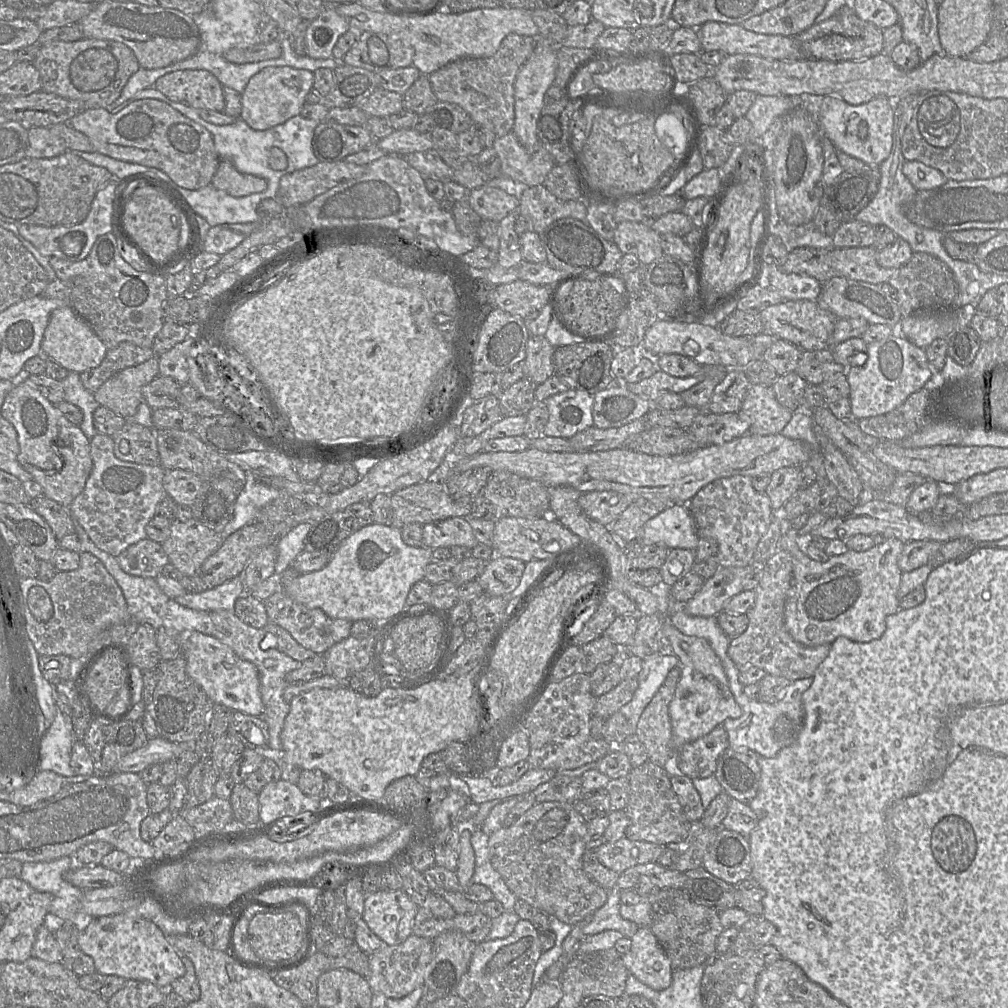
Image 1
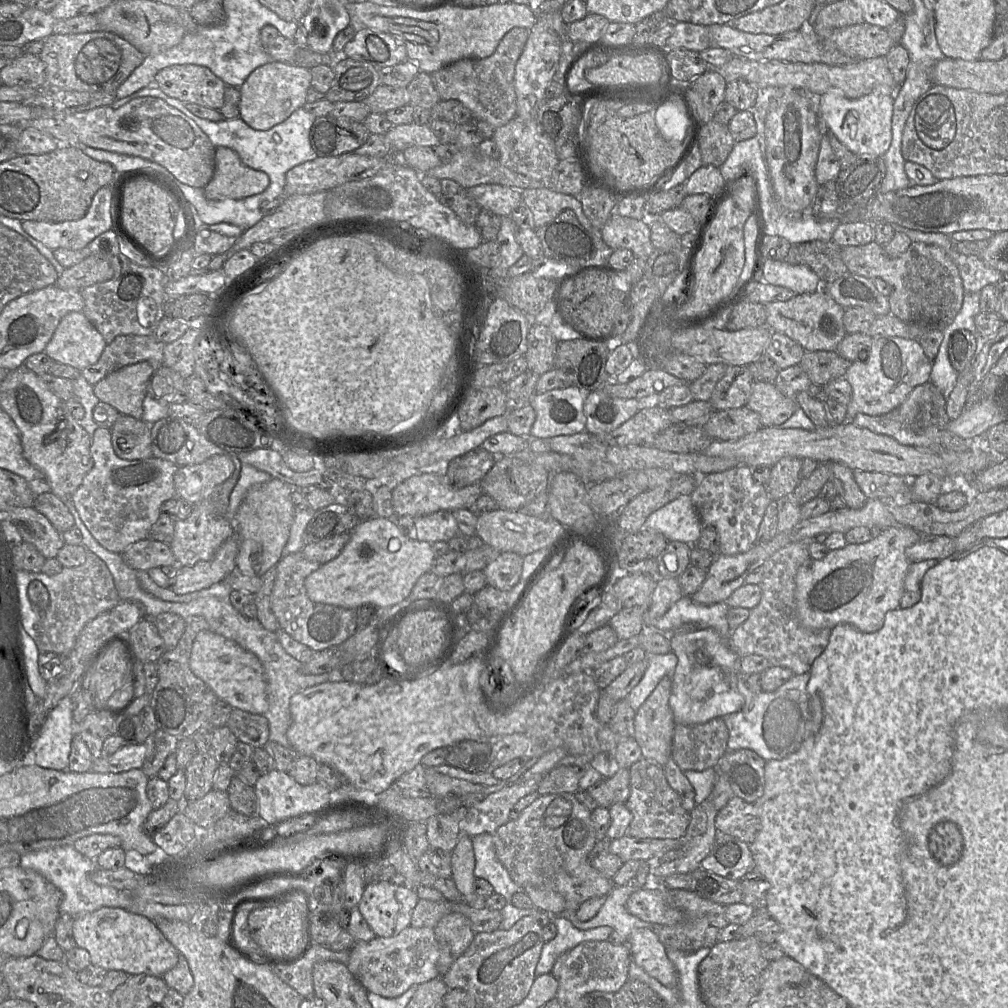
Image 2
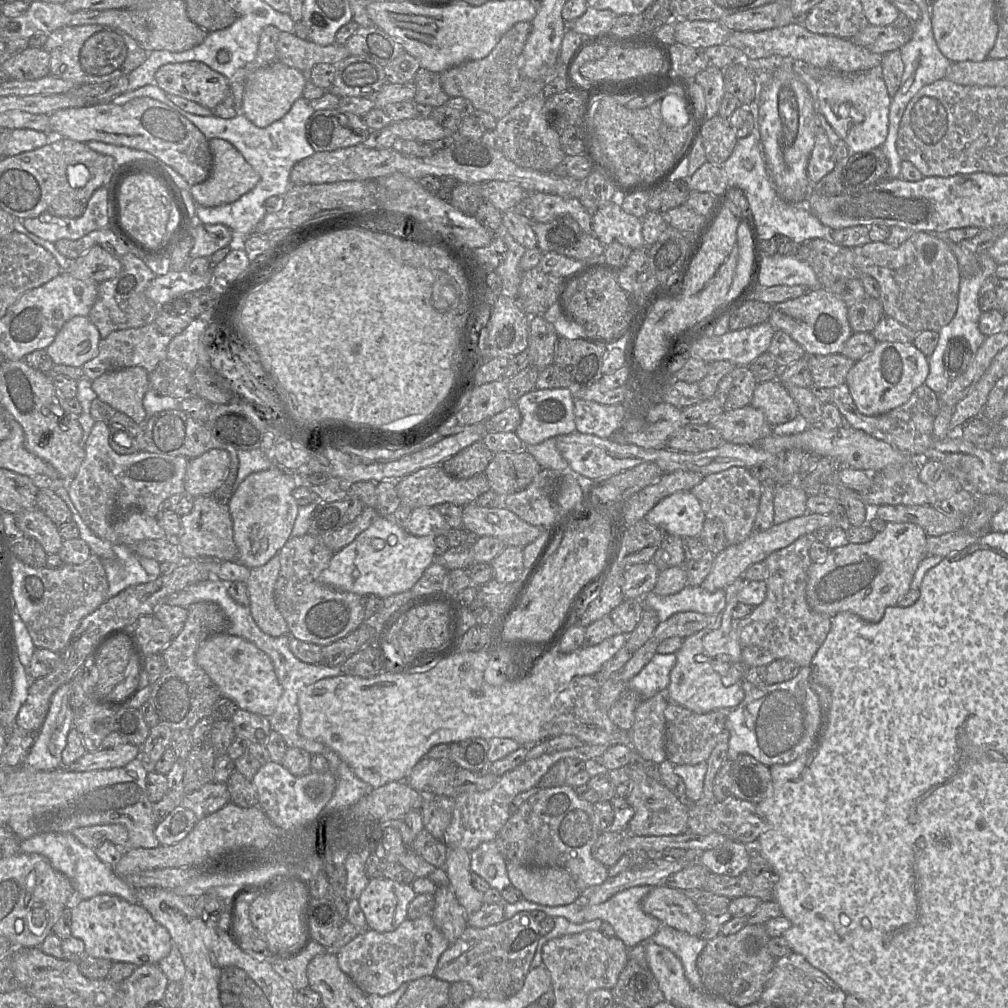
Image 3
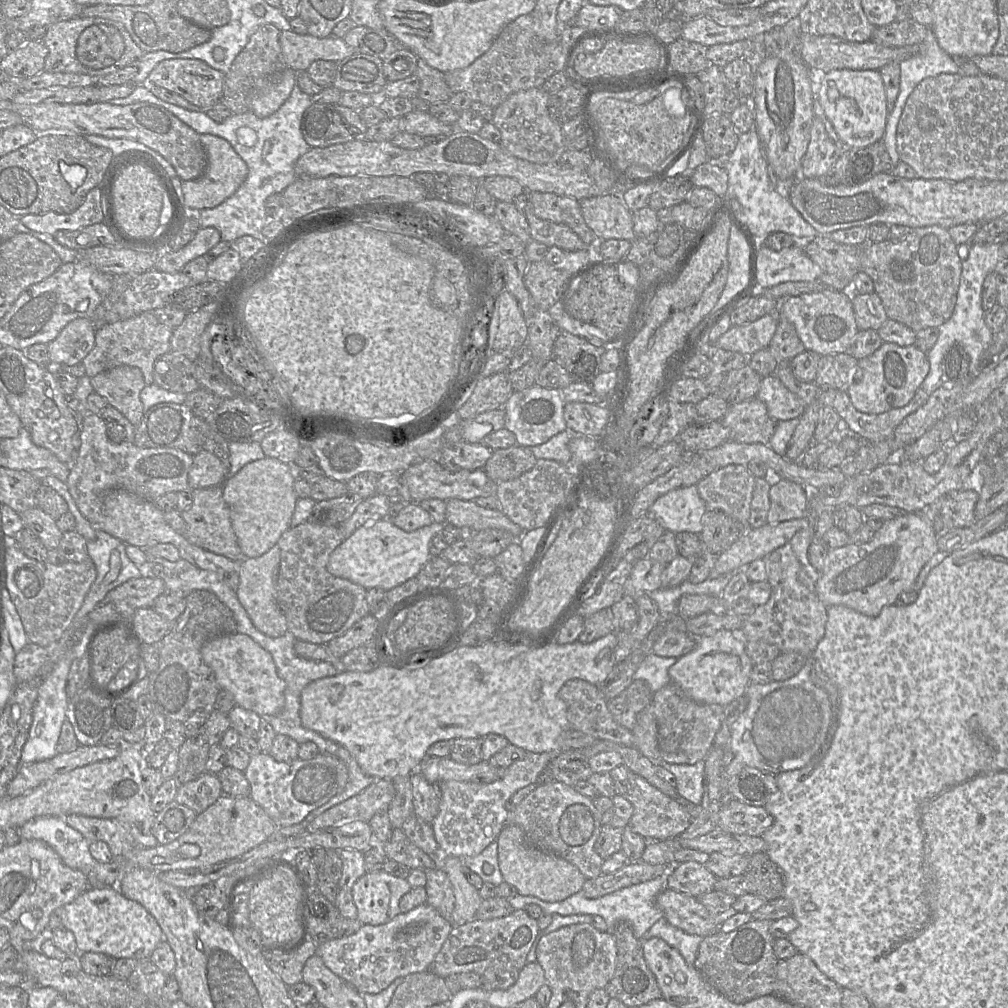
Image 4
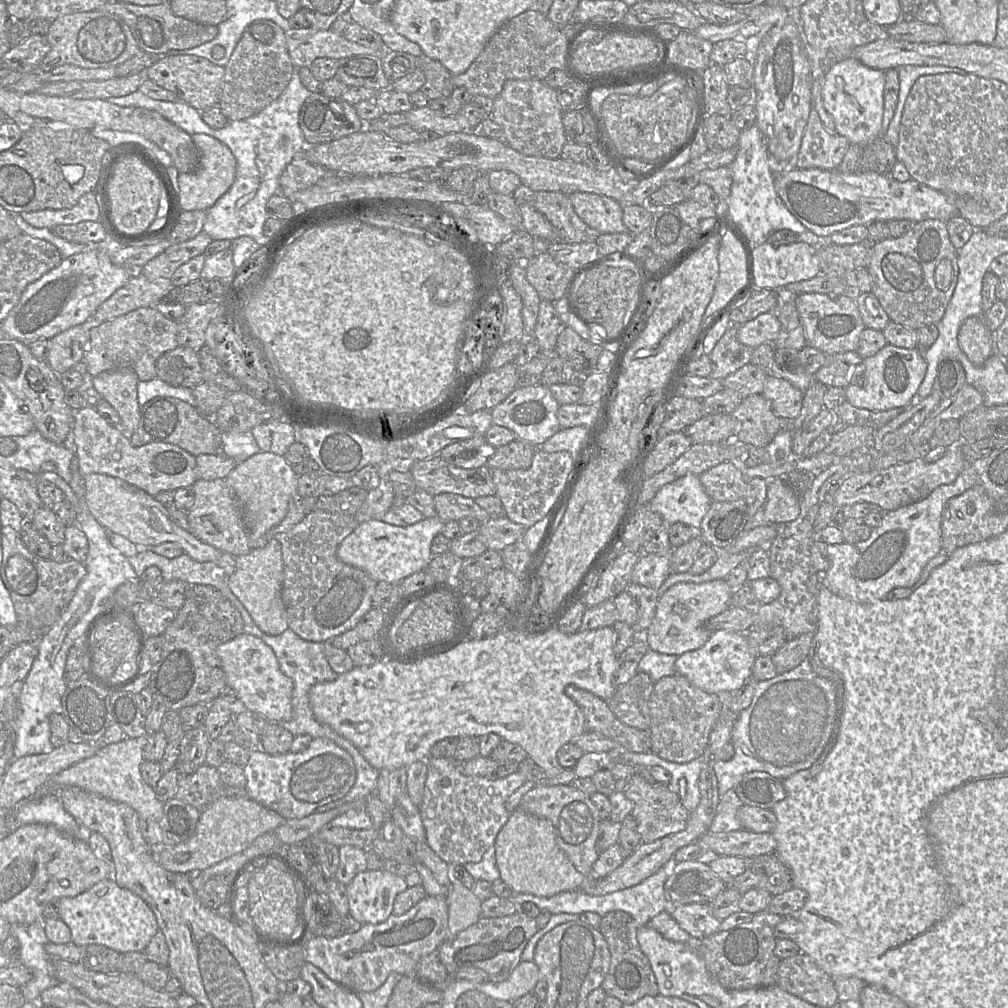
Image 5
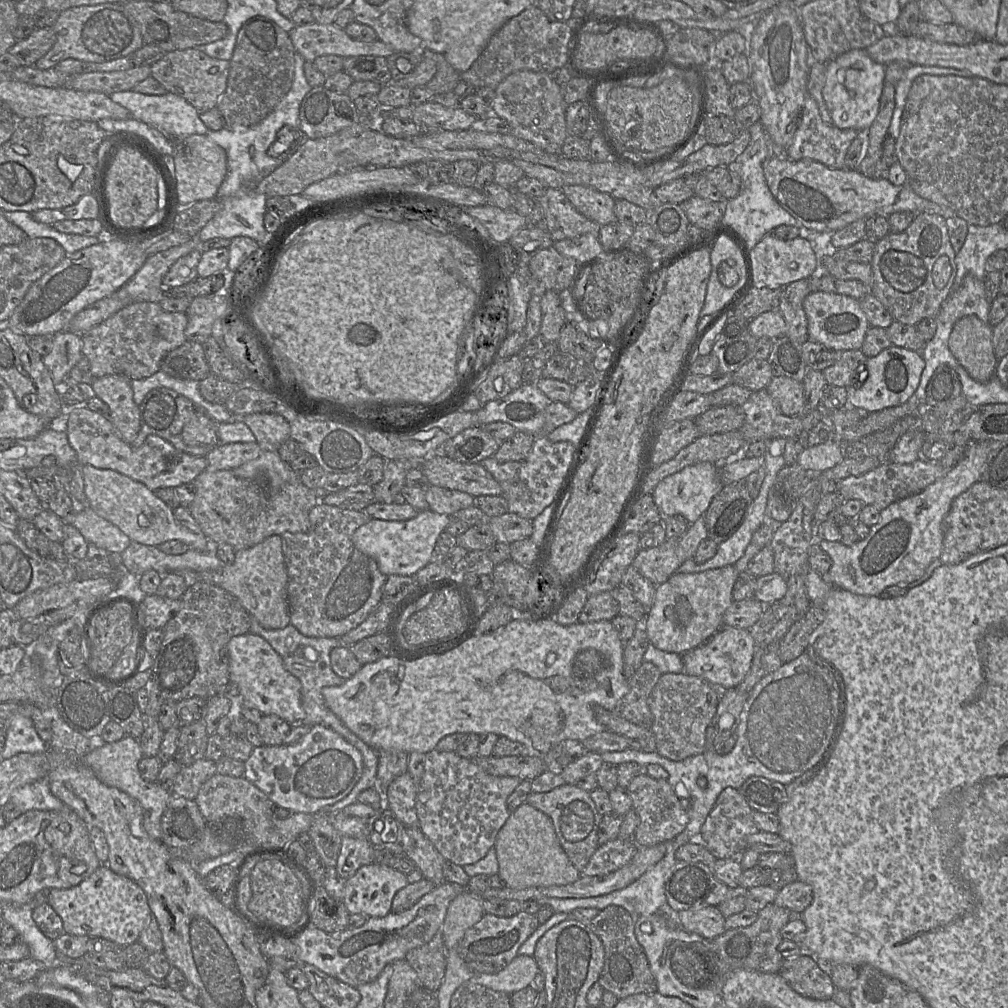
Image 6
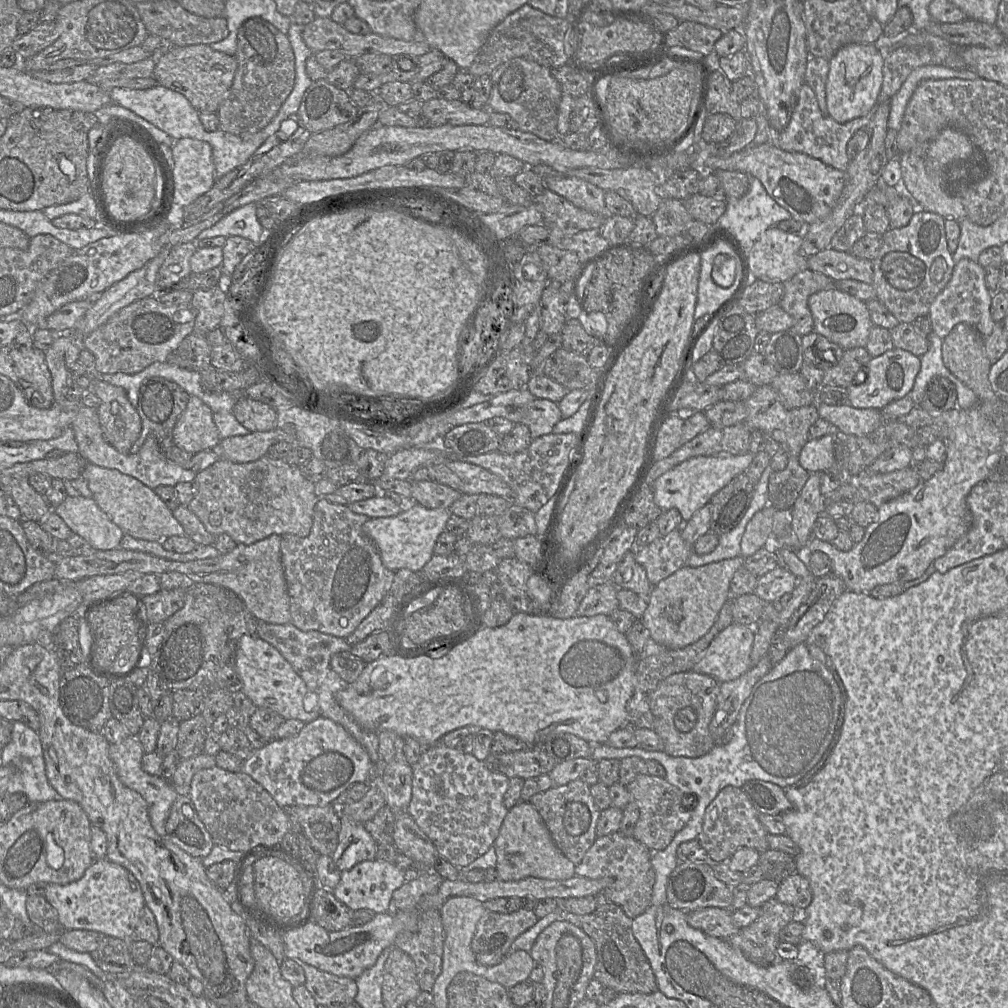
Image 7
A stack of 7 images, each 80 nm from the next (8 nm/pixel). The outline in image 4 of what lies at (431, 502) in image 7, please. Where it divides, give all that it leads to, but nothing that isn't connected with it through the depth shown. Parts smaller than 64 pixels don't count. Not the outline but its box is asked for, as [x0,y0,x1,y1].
[446,499,524,540]

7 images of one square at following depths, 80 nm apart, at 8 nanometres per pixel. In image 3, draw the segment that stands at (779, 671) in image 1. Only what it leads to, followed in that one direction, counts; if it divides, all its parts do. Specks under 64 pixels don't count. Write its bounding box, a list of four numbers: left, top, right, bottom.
[735,534,831,667]

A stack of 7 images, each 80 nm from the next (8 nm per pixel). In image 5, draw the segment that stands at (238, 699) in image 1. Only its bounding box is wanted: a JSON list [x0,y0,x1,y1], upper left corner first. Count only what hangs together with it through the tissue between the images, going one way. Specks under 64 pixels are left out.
[216,633,293,723]

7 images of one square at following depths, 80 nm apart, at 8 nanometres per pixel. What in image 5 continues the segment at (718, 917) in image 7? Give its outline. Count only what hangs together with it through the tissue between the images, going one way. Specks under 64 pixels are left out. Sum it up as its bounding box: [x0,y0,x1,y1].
[668,903,721,940]

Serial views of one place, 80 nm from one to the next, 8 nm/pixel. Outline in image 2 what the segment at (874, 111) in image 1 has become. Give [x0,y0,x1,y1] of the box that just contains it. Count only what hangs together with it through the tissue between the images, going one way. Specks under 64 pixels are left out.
[820,86,895,156]

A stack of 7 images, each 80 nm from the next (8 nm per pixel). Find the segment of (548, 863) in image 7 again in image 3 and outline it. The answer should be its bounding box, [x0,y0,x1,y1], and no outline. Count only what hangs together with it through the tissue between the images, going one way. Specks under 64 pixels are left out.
[506,861,581,907]

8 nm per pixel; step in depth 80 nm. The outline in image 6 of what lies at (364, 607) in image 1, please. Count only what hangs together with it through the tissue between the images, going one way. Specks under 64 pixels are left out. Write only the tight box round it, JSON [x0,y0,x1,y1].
[352,509,450,576]

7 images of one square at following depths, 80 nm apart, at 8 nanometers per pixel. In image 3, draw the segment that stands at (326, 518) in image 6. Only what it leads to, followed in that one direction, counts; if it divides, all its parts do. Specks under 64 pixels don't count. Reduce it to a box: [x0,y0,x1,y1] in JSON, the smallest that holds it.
[275,533,364,647]

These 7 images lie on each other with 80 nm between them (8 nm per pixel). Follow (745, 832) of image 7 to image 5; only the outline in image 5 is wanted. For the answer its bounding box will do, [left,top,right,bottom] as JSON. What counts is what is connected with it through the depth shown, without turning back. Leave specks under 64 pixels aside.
[709,789,744,833]

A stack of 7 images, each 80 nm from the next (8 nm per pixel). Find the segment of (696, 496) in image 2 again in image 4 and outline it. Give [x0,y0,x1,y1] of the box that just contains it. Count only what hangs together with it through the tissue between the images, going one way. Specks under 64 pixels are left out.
[696,464,755,525]

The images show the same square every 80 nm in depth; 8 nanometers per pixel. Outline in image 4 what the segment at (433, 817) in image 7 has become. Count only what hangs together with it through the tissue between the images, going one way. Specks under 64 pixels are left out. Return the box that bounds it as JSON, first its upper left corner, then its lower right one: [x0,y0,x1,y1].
[431,751,564,858]

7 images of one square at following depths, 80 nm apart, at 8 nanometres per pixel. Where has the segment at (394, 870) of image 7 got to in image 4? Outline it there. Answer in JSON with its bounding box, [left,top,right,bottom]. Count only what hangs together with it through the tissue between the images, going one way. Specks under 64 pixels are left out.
[351,872,412,925]

